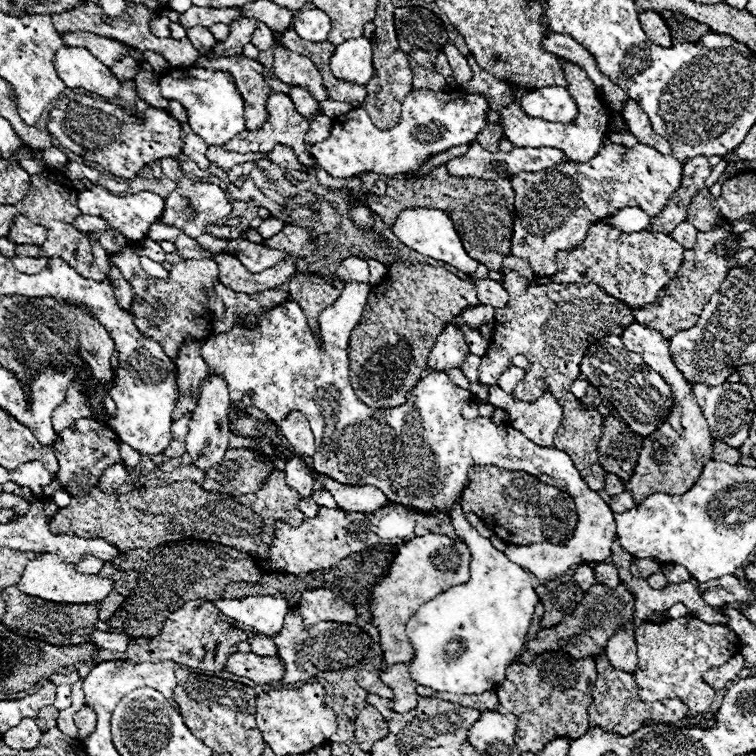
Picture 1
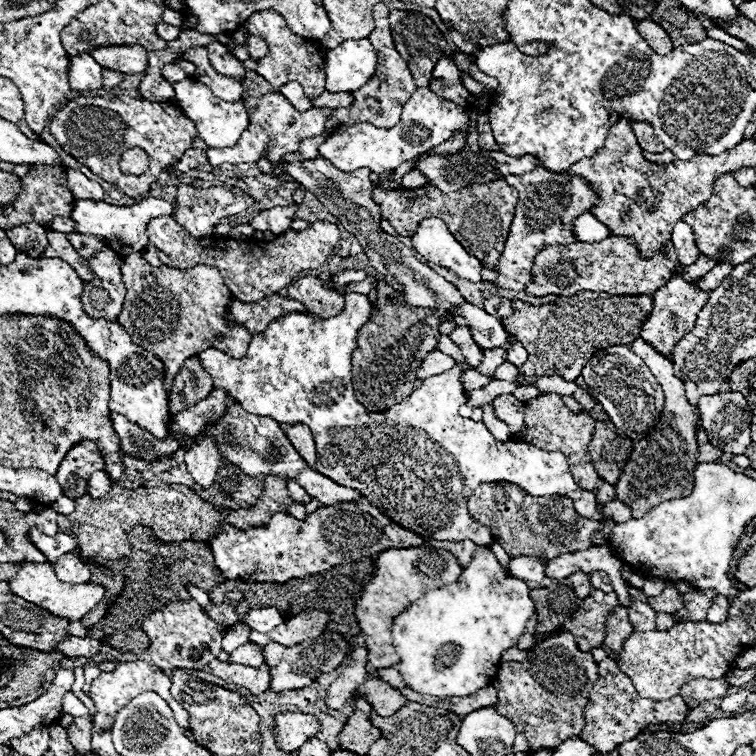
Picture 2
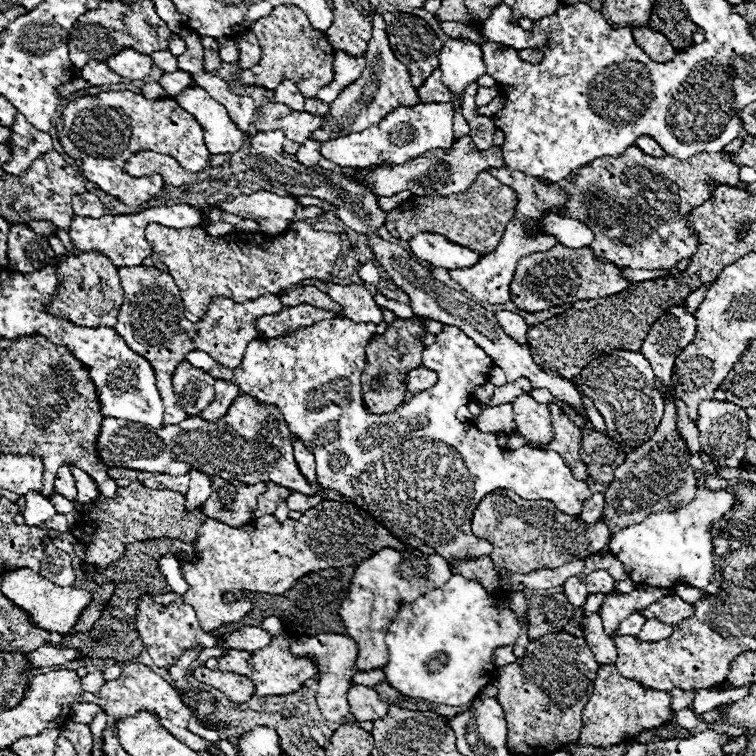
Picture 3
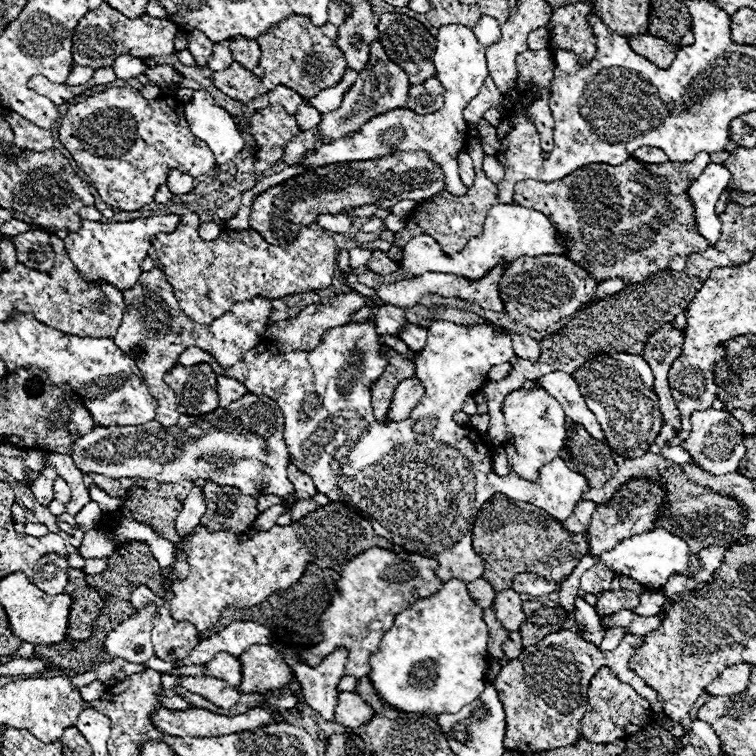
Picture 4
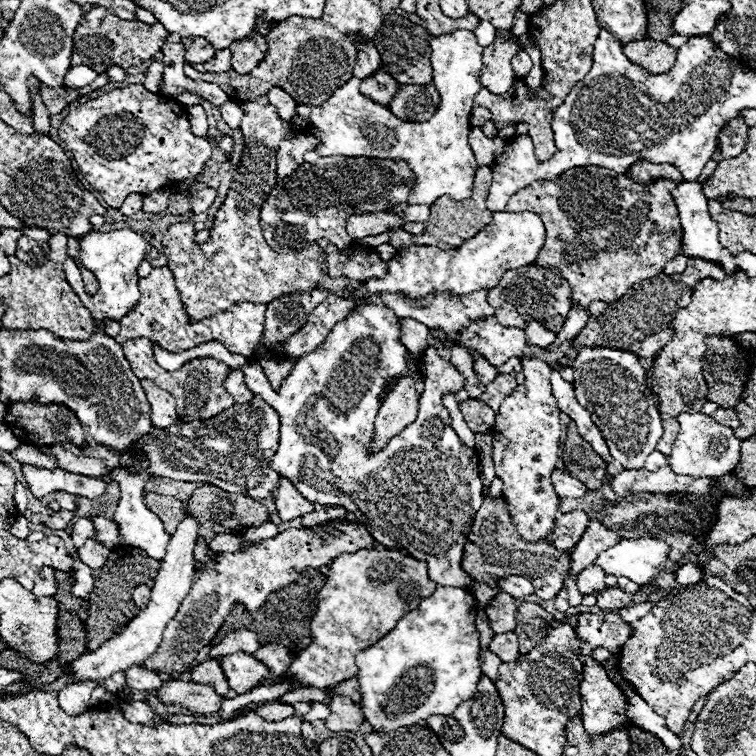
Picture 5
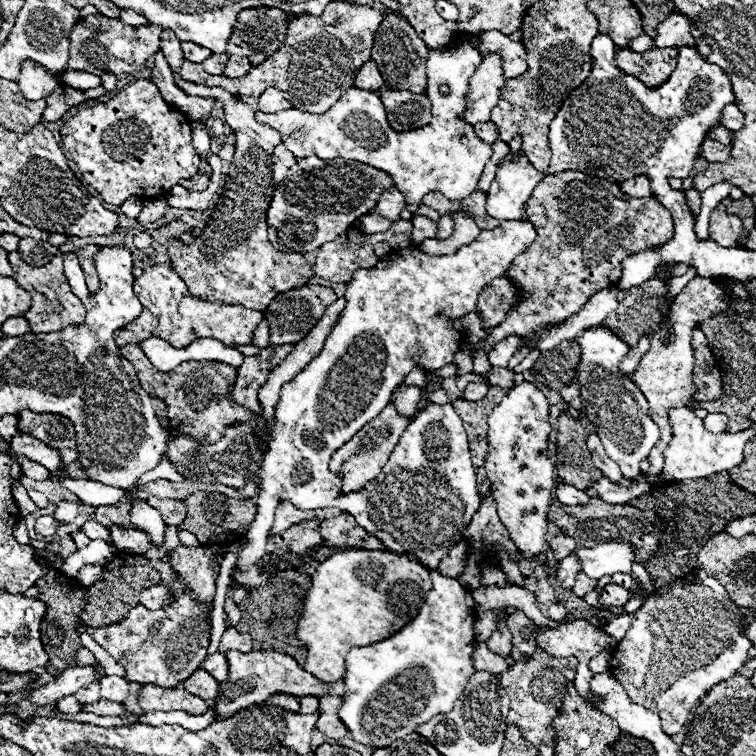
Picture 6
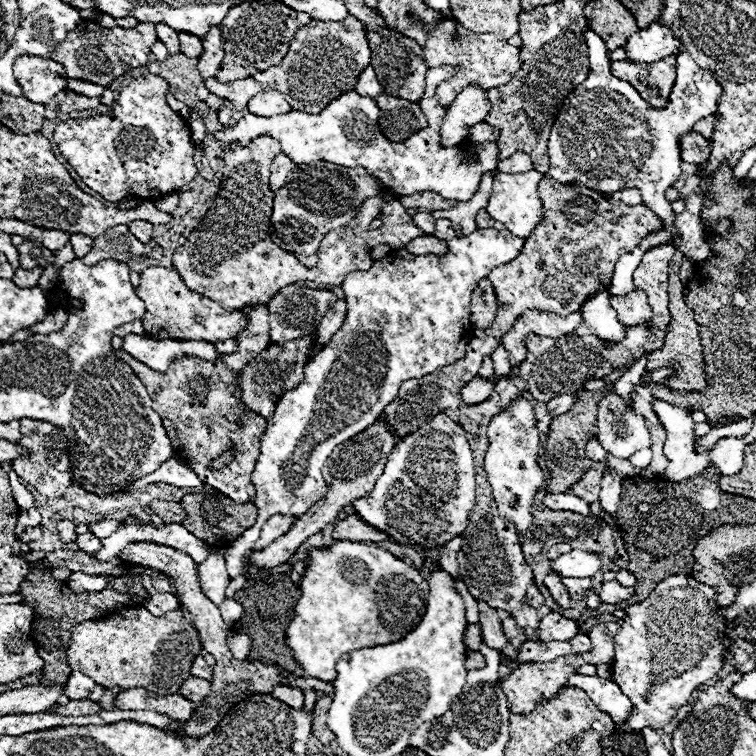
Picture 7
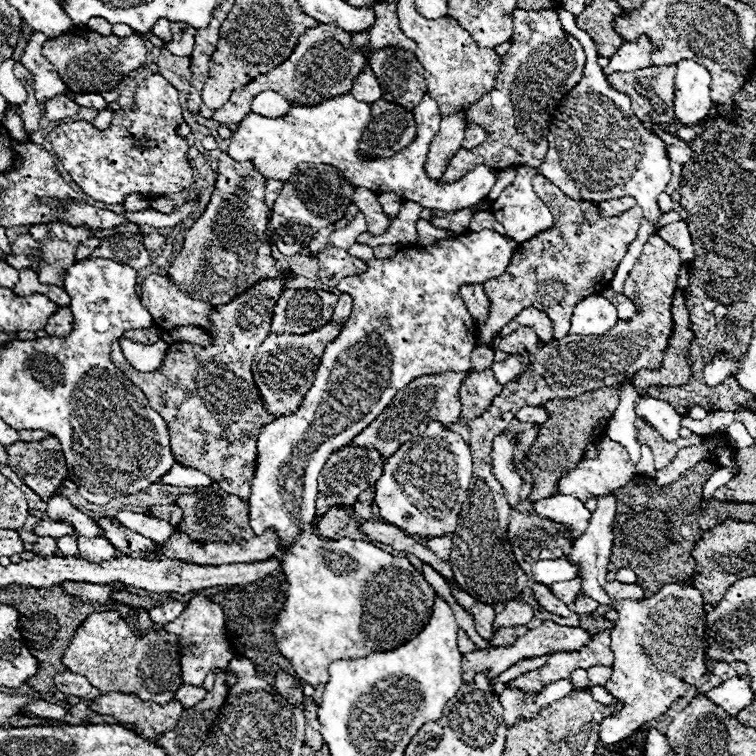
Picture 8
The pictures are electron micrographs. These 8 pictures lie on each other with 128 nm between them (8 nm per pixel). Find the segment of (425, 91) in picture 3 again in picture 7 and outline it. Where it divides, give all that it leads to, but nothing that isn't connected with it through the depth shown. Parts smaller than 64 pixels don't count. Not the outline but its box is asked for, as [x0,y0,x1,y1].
[376,94,426,142]

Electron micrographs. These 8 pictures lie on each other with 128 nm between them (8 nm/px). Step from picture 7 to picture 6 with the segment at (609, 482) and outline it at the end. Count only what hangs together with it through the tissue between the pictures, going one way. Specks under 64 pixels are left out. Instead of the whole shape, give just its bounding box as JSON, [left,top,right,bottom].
[588,434,622,483]

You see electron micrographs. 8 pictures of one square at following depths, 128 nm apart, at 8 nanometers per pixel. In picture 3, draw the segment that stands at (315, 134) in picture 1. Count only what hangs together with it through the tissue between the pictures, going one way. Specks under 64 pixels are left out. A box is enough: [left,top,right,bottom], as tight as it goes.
[296,140,322,166]

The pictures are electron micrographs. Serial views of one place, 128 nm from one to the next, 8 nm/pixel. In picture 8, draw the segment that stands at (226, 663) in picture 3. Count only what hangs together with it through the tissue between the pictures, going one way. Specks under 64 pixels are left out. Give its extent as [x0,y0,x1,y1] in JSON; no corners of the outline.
[174,684,206,708]

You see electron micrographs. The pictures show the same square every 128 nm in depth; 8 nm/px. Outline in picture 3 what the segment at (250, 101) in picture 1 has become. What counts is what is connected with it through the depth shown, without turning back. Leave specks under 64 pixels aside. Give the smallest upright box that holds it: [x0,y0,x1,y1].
[200,36,222,70]

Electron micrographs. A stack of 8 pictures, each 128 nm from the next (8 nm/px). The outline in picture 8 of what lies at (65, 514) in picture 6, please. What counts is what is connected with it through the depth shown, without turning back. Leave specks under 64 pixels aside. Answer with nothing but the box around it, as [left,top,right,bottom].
[58,536,78,556]

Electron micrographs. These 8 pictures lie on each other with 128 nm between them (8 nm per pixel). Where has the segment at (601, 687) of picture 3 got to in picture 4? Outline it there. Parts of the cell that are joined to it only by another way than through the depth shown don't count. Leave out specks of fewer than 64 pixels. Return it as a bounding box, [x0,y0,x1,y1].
[580,667,652,744]

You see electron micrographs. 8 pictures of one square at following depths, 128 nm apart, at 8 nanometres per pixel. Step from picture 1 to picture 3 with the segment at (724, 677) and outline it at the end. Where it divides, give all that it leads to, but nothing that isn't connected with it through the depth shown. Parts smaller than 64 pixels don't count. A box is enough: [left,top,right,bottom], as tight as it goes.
[668,688,696,710]

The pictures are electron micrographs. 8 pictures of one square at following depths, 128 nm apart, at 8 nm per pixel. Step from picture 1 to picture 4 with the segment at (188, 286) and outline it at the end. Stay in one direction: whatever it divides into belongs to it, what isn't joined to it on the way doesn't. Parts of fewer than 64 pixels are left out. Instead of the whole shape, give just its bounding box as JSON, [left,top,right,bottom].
[114,268,272,426]

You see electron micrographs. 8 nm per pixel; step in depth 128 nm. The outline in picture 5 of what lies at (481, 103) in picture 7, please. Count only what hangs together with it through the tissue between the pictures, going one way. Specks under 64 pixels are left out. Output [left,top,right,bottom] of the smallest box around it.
[470,38,518,126]

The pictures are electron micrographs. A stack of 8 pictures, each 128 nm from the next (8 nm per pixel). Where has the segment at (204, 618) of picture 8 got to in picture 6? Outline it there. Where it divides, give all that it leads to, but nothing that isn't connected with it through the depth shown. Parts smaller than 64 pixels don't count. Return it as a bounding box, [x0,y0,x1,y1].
[200,654,228,682]

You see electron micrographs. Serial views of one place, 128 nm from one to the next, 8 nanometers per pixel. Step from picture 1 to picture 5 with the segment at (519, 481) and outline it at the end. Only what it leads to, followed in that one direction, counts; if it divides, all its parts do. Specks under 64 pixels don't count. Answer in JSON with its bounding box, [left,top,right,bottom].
[462,496,570,600]

